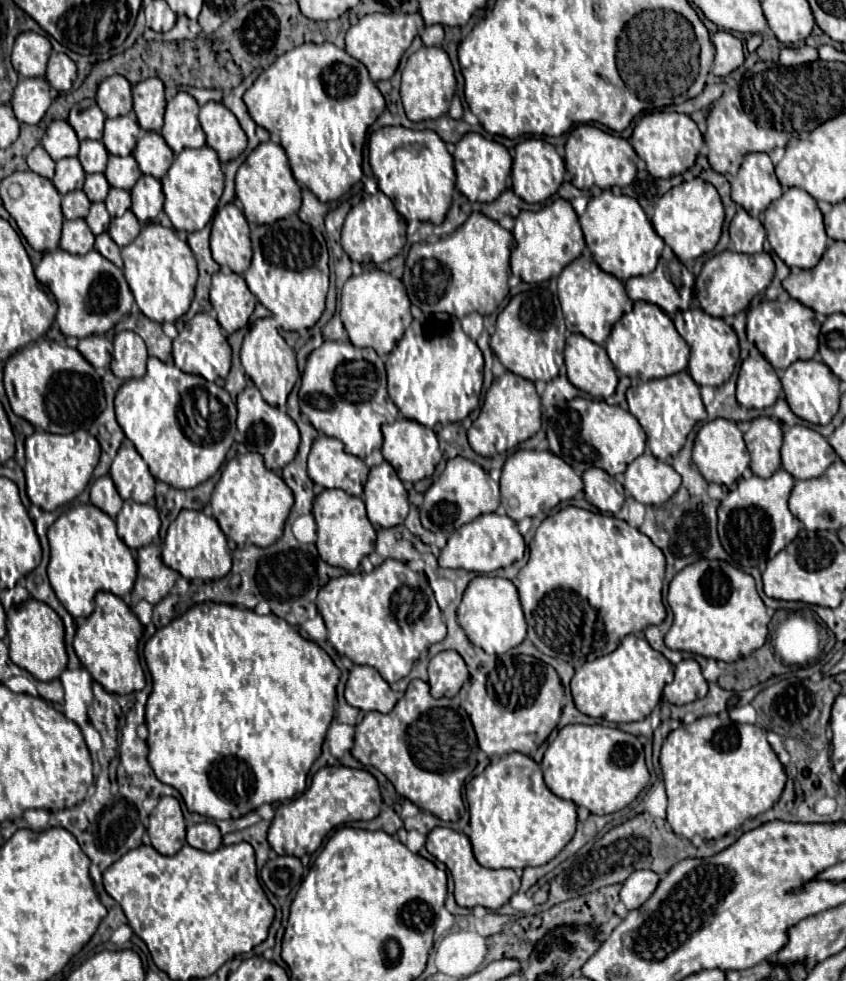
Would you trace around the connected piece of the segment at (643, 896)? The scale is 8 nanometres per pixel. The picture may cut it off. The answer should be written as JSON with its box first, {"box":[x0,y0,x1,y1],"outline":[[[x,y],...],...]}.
{"box":[619,871,659,909],"outline":[[[633,871],[625,883],[623,883],[623,889],[619,891],[619,897],[623,901],[623,905],[627,909],[635,909],[635,907],[641,907],[649,897],[651,897],[651,891],[655,891],[659,883],[659,875],[653,873],[653,871]]]}

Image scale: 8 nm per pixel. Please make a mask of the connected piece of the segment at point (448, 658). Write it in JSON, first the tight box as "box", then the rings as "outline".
{"box":[429,651,469,697],"outline":[[[441,651],[429,661],[429,685],[433,697],[455,697],[469,673],[457,651]]]}

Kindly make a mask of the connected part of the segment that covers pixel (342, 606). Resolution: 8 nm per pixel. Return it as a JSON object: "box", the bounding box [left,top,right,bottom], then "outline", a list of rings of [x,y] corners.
{"box":[315,559,447,683],"outline":[[[387,559],[371,573],[347,573],[331,579],[319,591],[315,603],[325,619],[327,639],[337,653],[357,665],[375,667],[387,683],[403,679],[421,651],[447,635],[427,577],[395,559]]]}

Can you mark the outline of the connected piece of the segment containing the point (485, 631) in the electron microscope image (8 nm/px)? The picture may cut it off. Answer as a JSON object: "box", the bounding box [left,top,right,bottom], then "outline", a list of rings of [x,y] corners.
{"box":[457,575,527,653],"outline":[[[477,575],[465,589],[463,601],[457,609],[457,621],[473,645],[481,647],[485,653],[507,653],[509,649],[523,643],[527,637],[527,623],[519,603],[515,585],[509,579]]]}

